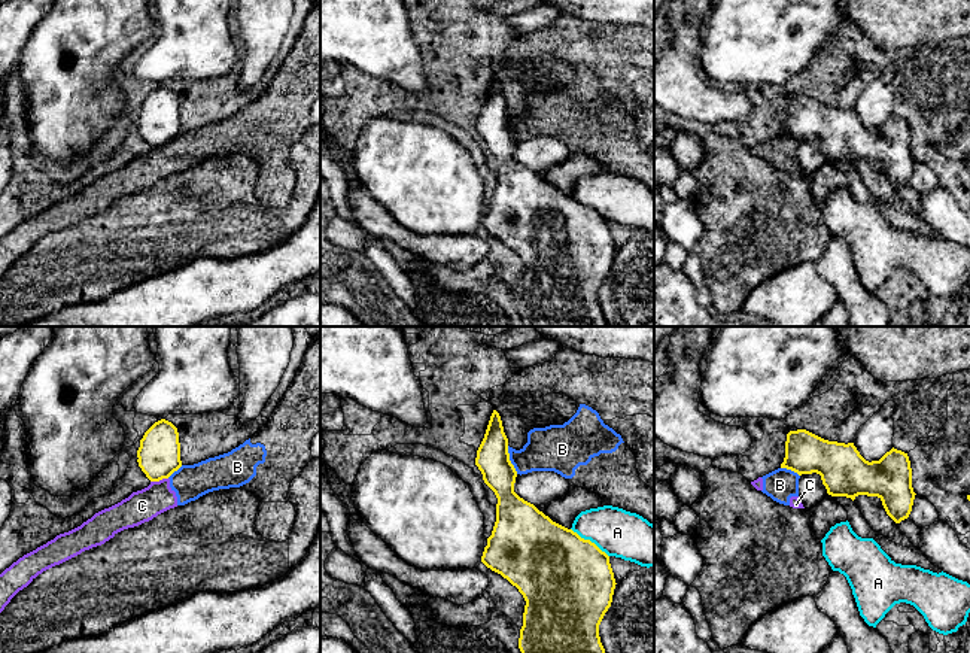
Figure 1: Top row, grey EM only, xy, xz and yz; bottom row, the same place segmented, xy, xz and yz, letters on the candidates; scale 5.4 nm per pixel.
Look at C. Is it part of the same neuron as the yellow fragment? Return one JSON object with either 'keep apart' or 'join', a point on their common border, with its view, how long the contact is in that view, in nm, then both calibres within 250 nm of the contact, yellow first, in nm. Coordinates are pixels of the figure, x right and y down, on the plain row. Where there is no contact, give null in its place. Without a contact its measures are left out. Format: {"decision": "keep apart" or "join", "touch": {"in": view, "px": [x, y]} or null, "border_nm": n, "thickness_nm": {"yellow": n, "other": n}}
{"decision": "keep apart", "touch": {"in": "xy", "px": [158, 146]}, "border_nm": 100, "thickness_nm": {"yellow": 220, "other": 170}}

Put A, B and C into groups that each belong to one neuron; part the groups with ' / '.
A / B C

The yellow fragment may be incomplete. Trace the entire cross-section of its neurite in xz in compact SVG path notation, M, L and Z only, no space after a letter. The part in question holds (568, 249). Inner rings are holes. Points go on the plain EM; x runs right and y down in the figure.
M496 76L477 116L475 131L498 164L496 188L481 228L516 252L526 267L519 304L523 326L608 326L599 291L617 250L609 222L514 158L517 137L510 127L508 104Z

